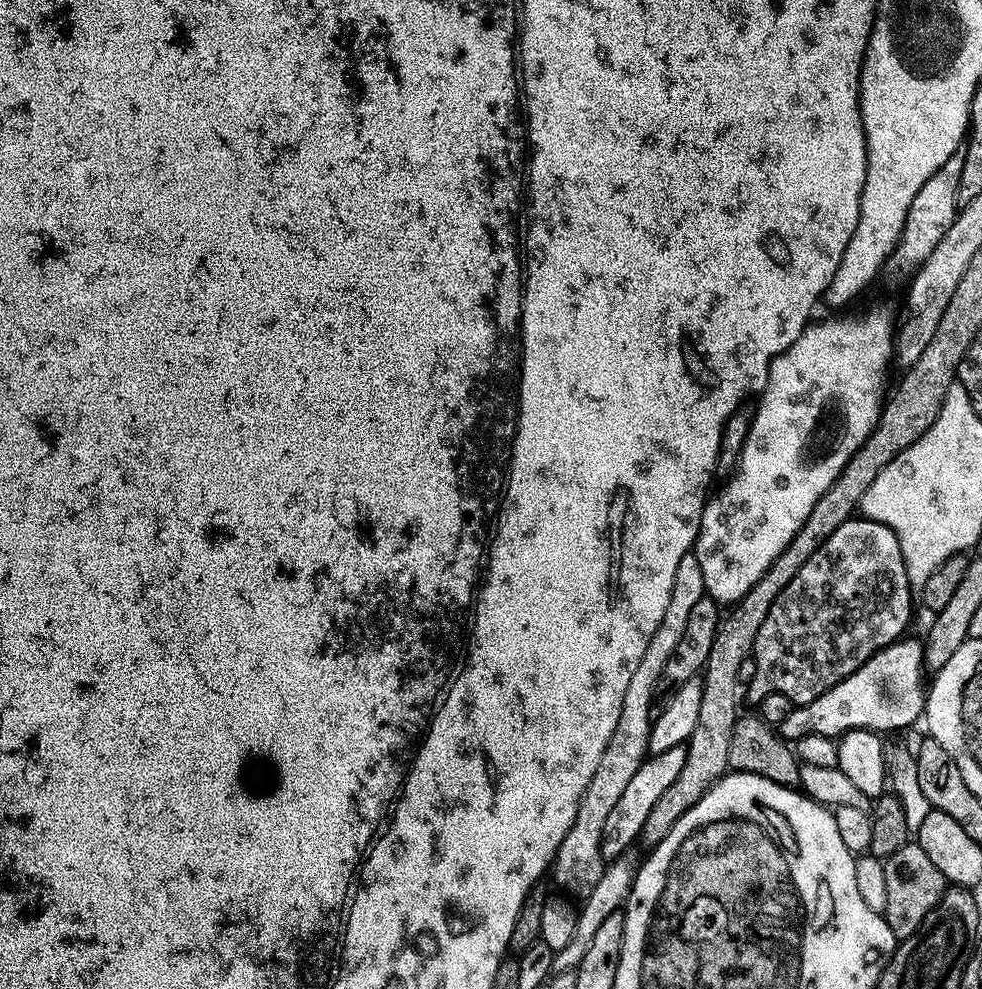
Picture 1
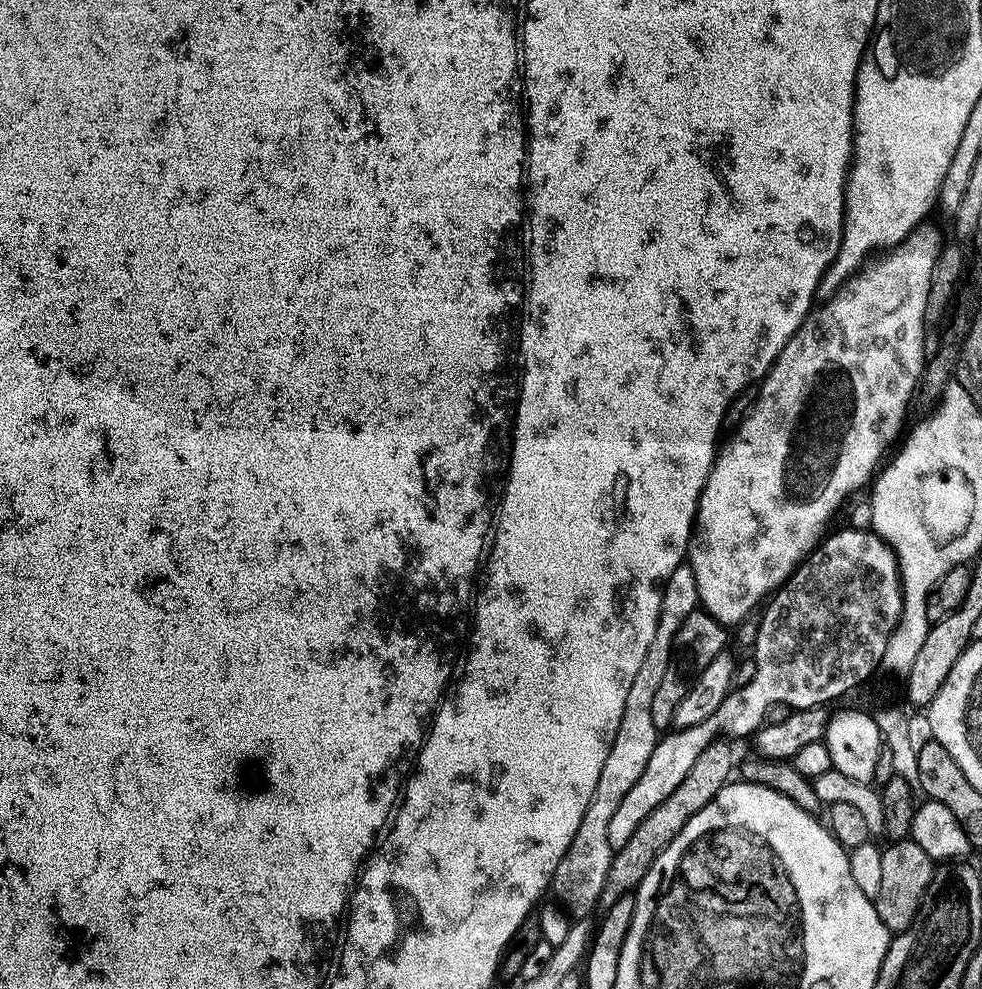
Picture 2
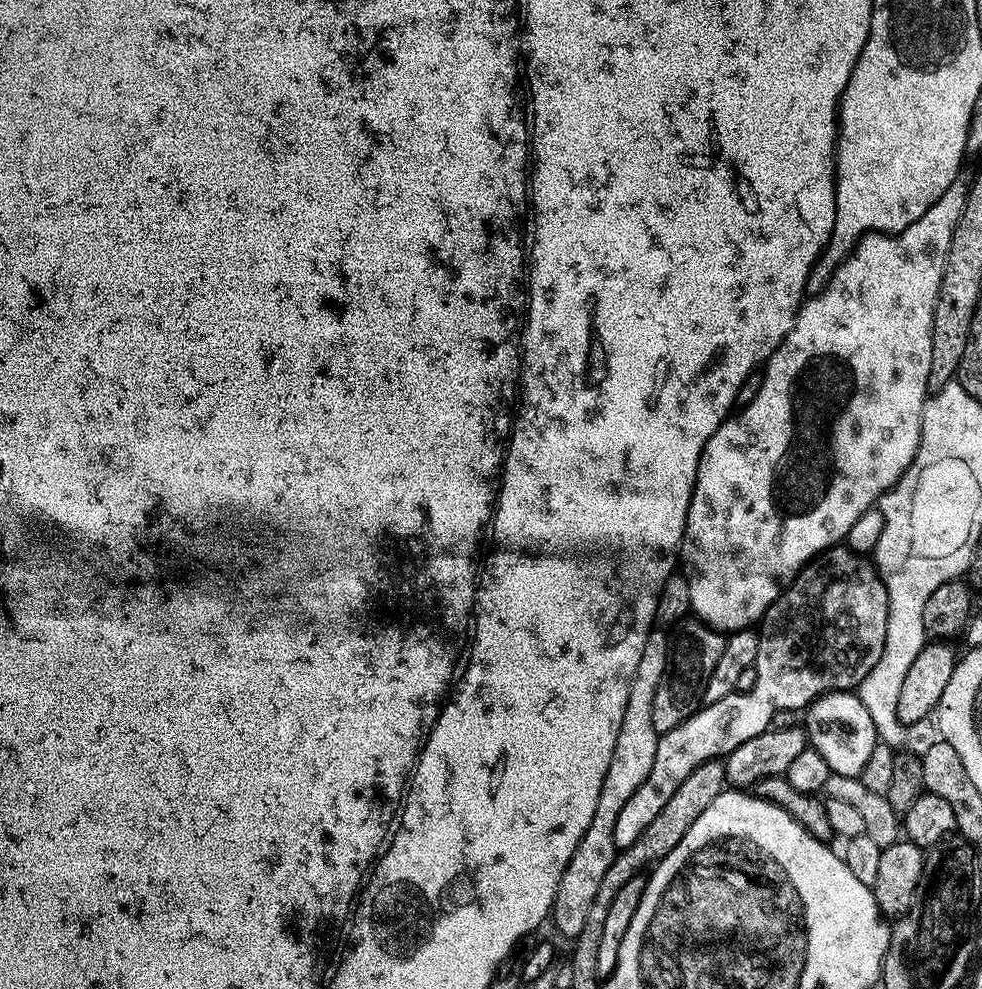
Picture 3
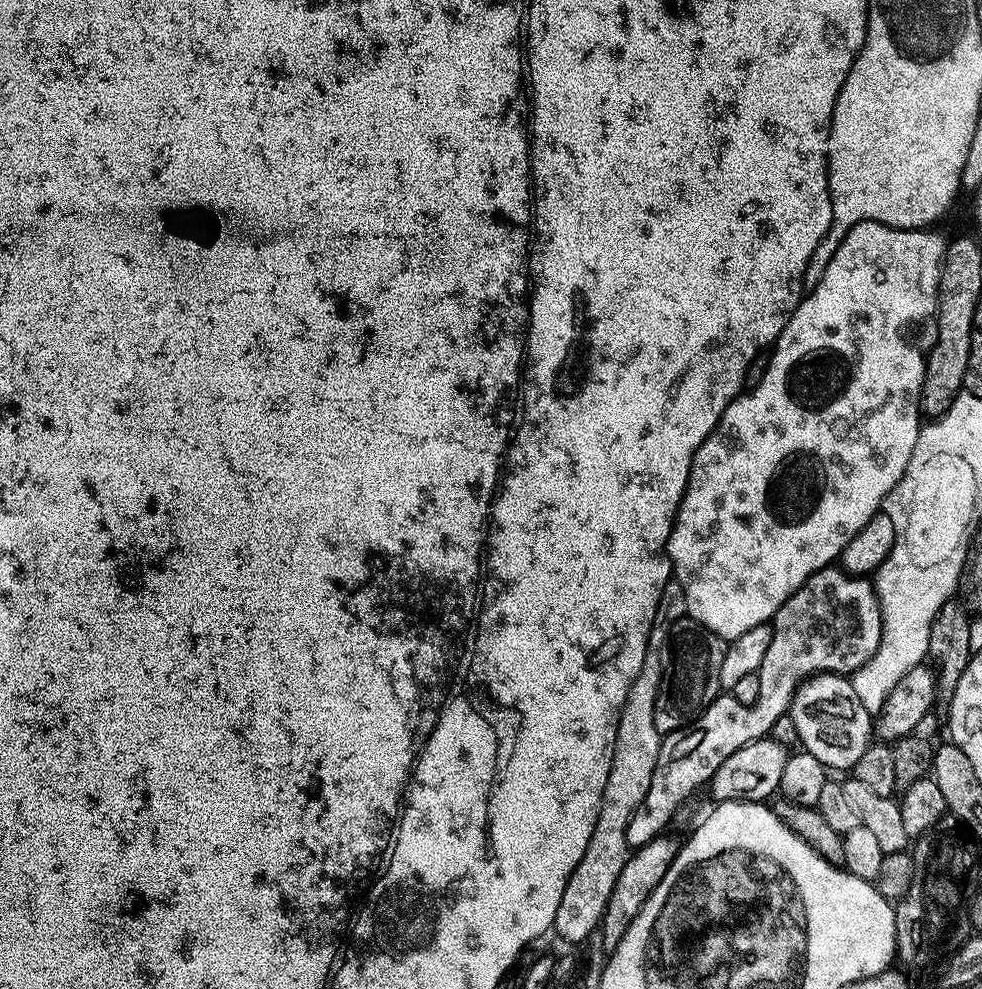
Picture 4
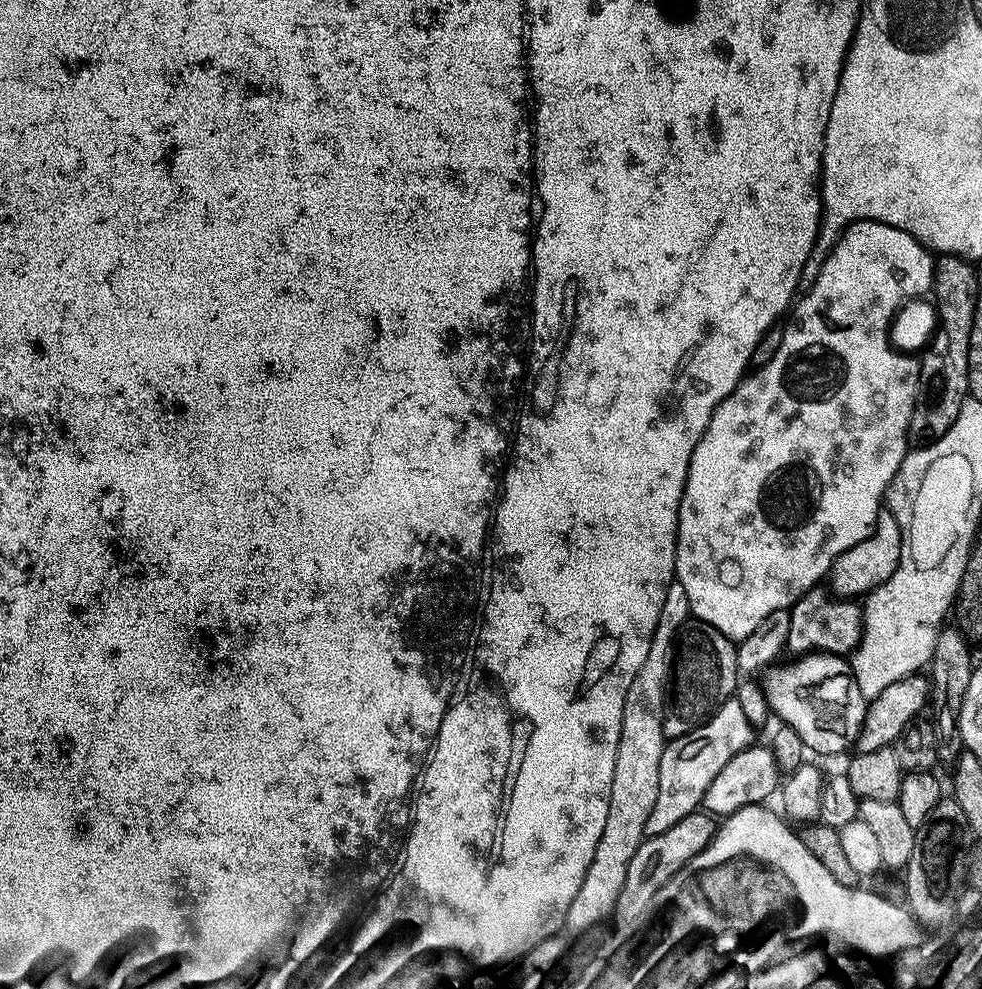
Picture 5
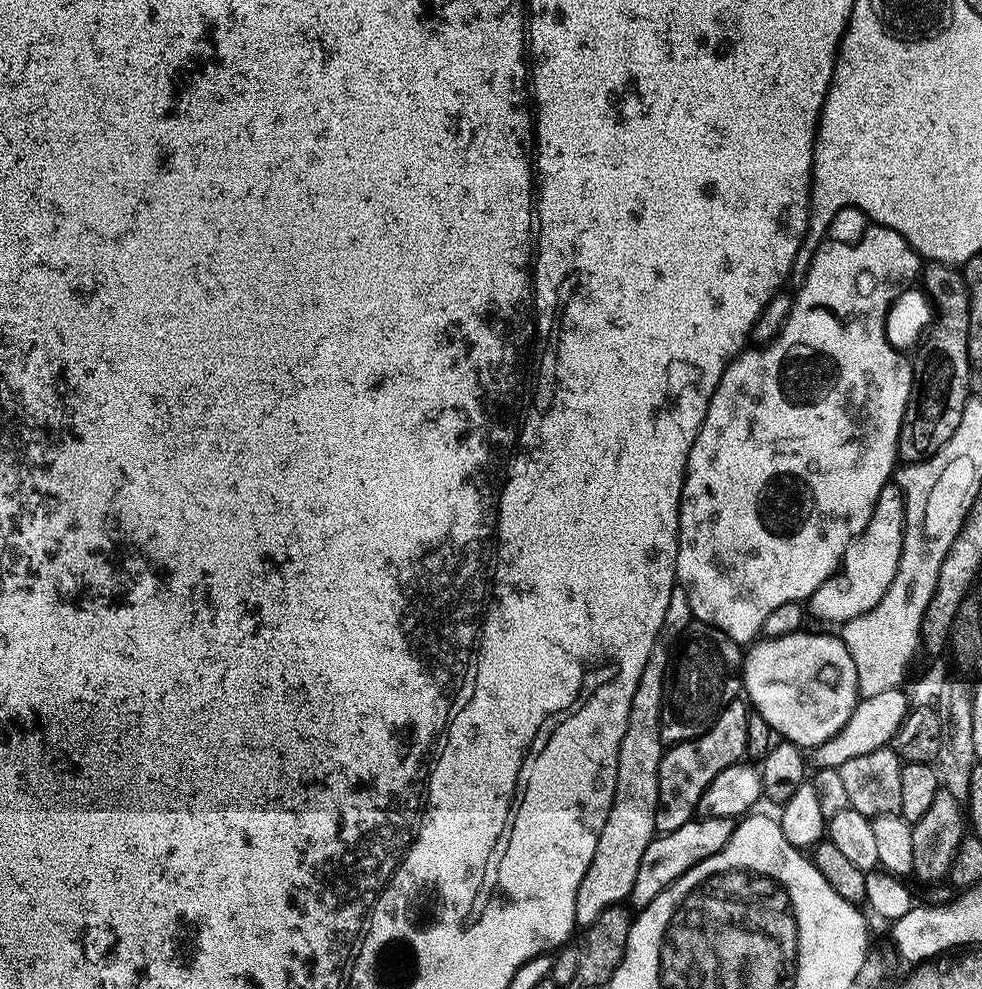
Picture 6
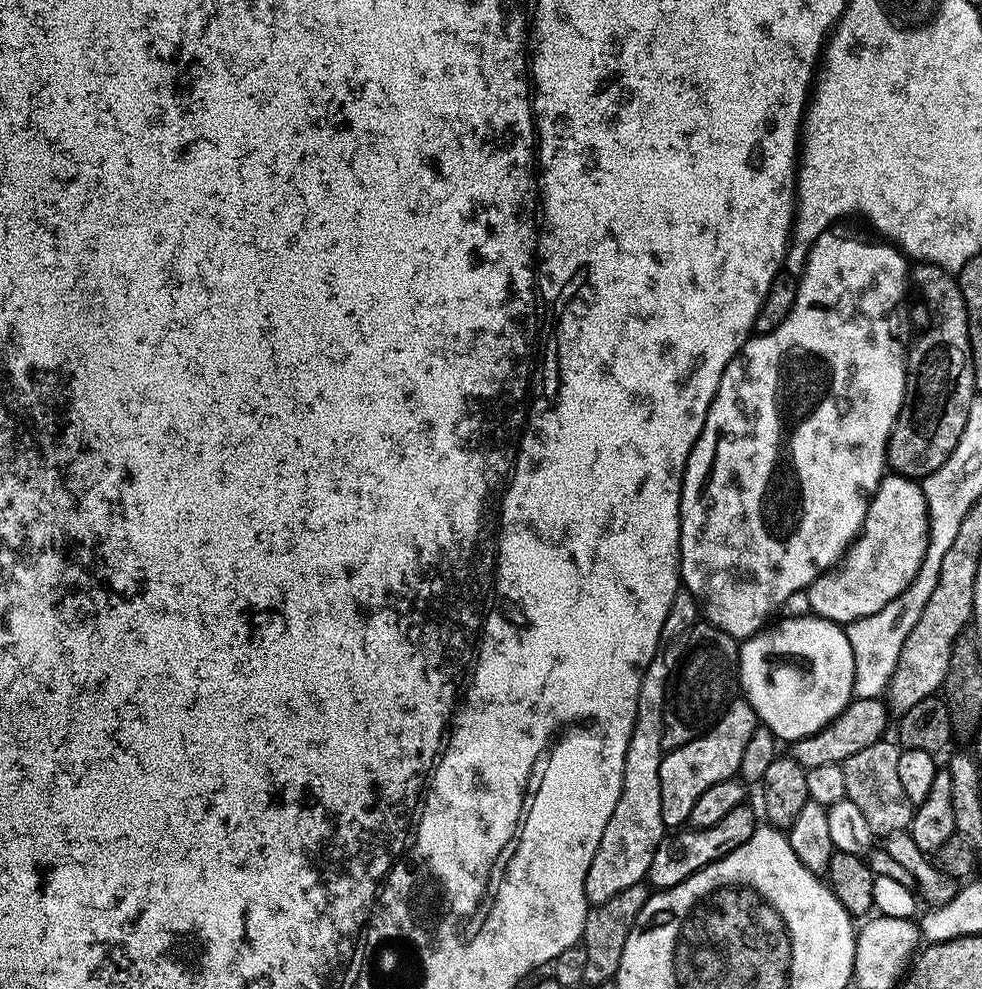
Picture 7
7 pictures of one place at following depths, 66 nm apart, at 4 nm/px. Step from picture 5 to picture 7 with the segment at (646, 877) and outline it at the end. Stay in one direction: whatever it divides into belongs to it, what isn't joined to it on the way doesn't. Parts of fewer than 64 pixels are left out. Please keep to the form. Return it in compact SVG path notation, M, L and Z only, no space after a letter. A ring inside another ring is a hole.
M741 806L730 810L730 814L726 814L726 818L722 818L722 822L718 822L718 826L681 831L677 835L681 836L672 845L665 842L654 854L654 862L648 871L647 883L653 889L663 890L686 882L694 874L698 874L714 862L734 854L734 850L746 846L746 842L750 842L750 838L754 838L757 827L758 821L756 821L755 814L748 809L748 806Z

